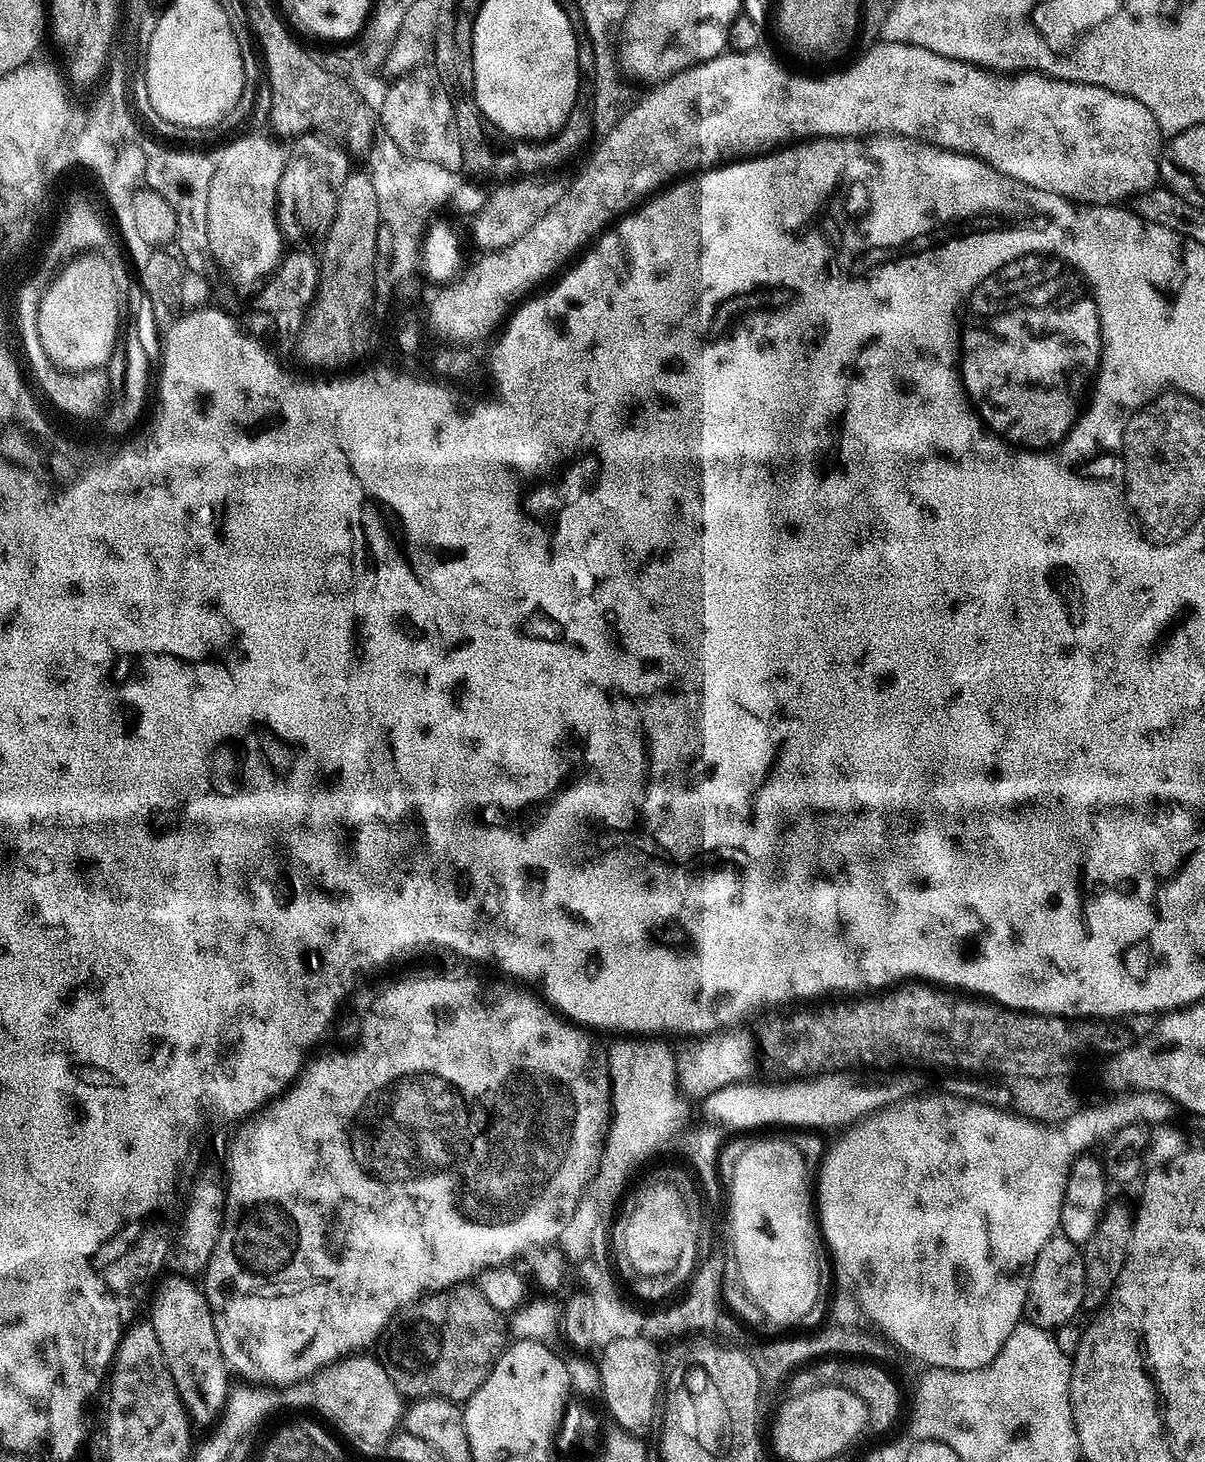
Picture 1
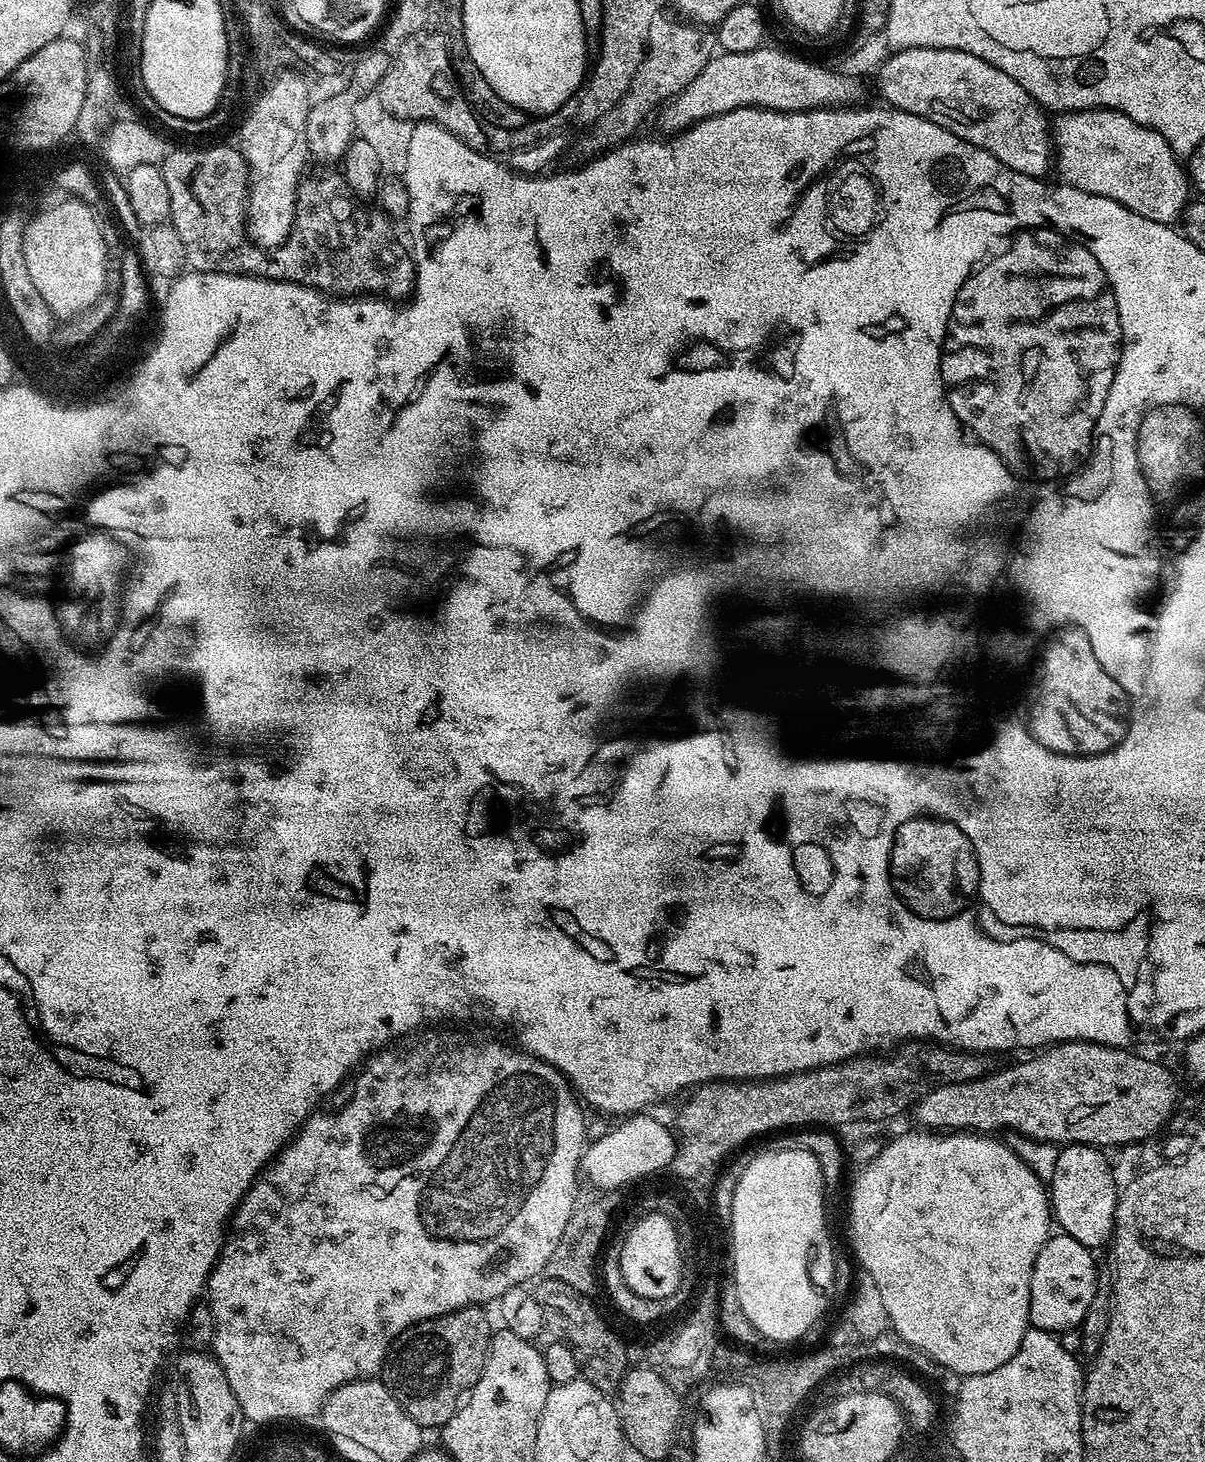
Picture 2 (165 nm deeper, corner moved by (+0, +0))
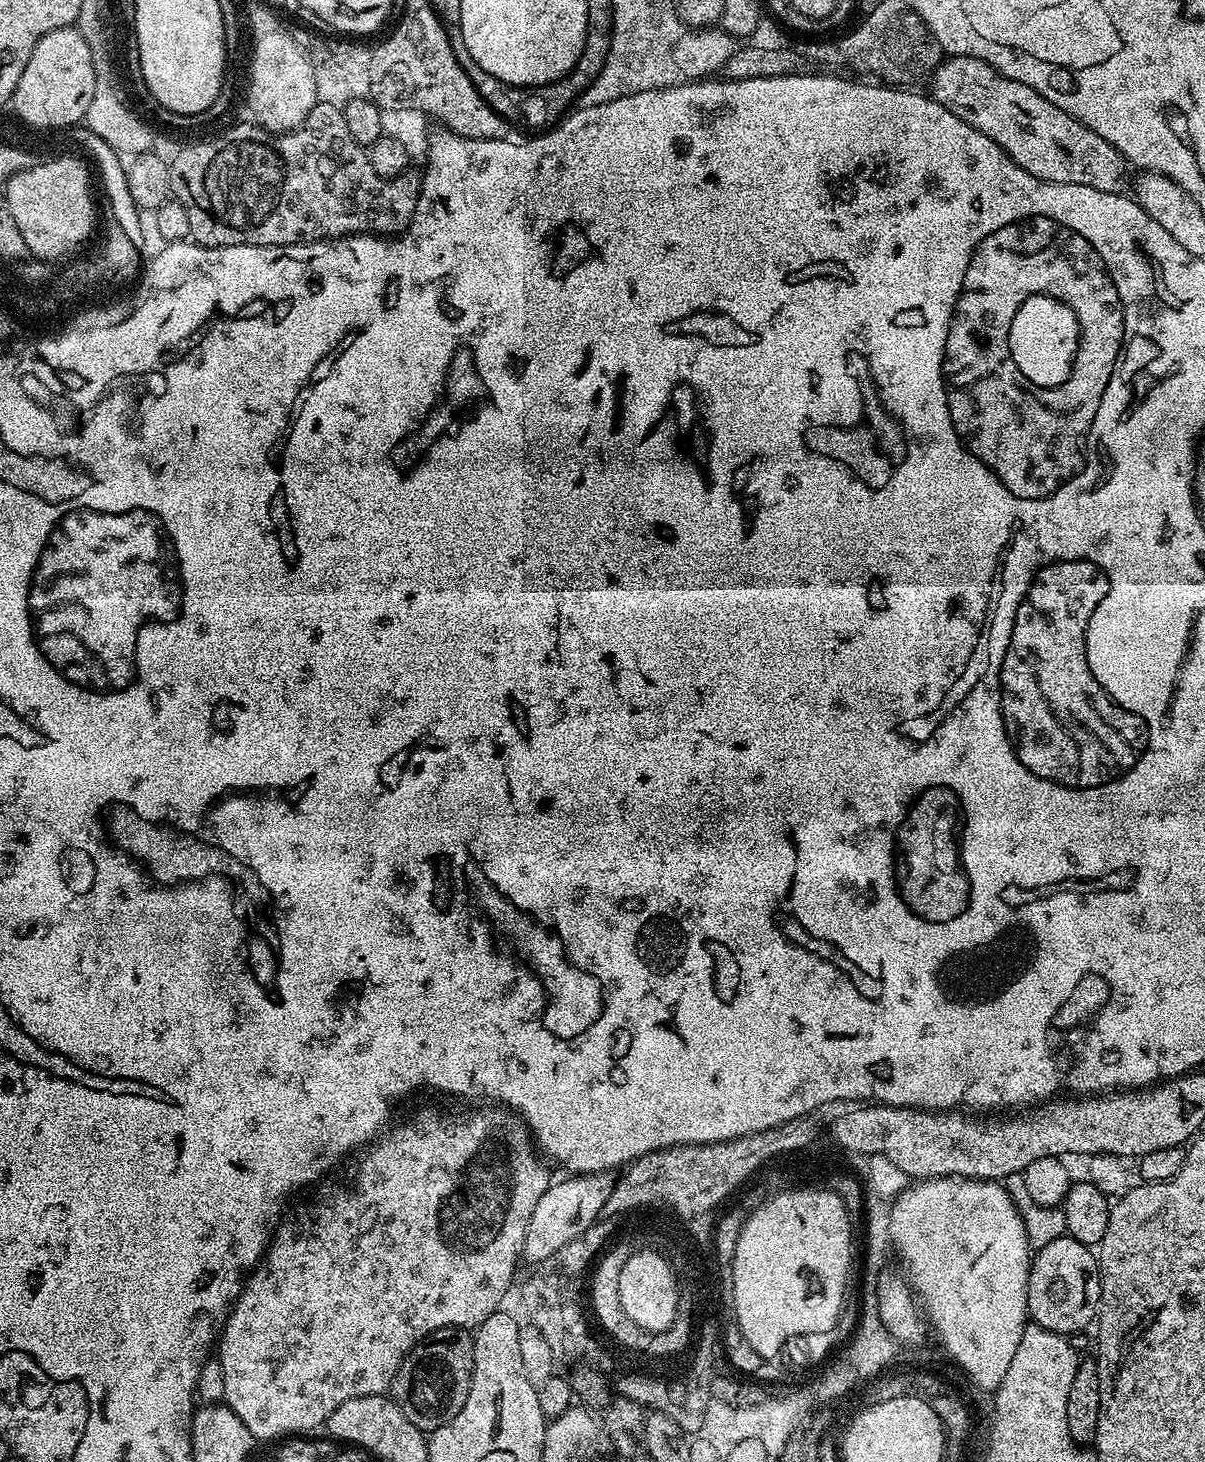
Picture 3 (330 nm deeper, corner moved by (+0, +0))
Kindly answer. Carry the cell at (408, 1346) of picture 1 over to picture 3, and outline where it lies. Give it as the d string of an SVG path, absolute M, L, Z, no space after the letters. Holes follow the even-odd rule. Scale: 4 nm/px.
M443 1328L433 1332L404 1355L402 1366L392 1380L390 1398L414 1426L430 1434L462 1410L466 1394L470 1394L473 1362L472 1336L465 1329Z

